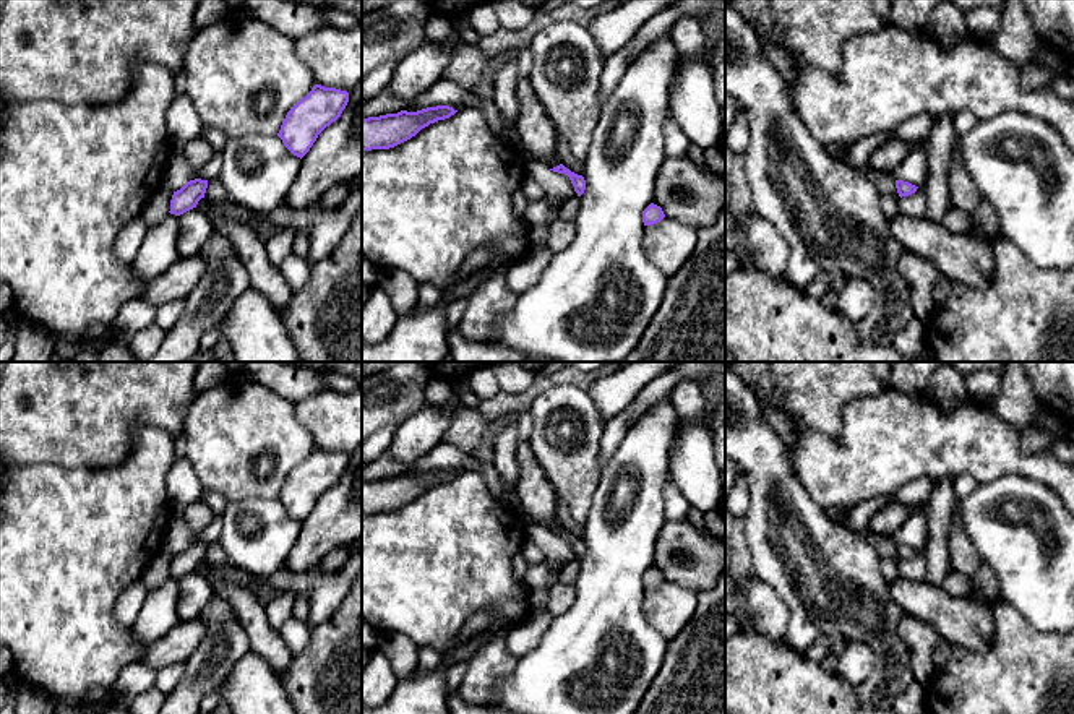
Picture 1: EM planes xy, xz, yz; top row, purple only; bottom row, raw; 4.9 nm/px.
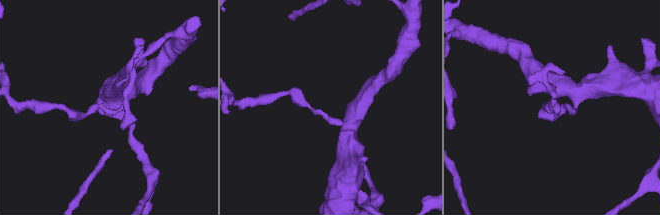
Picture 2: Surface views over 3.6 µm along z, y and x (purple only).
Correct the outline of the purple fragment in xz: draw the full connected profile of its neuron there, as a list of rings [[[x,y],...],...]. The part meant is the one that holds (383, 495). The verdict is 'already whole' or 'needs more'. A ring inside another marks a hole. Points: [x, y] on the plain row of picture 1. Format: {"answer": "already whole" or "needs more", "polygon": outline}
{"answer": "already whole", "polygon": [[[449,469],[427,471],[417,475],[401,474],[380,480],[362,482],[362,514],[389,513],[438,484],[449,482],[458,474]]]}

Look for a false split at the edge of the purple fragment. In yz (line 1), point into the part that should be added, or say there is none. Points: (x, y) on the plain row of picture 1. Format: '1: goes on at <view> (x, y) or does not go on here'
1: does not go on here

